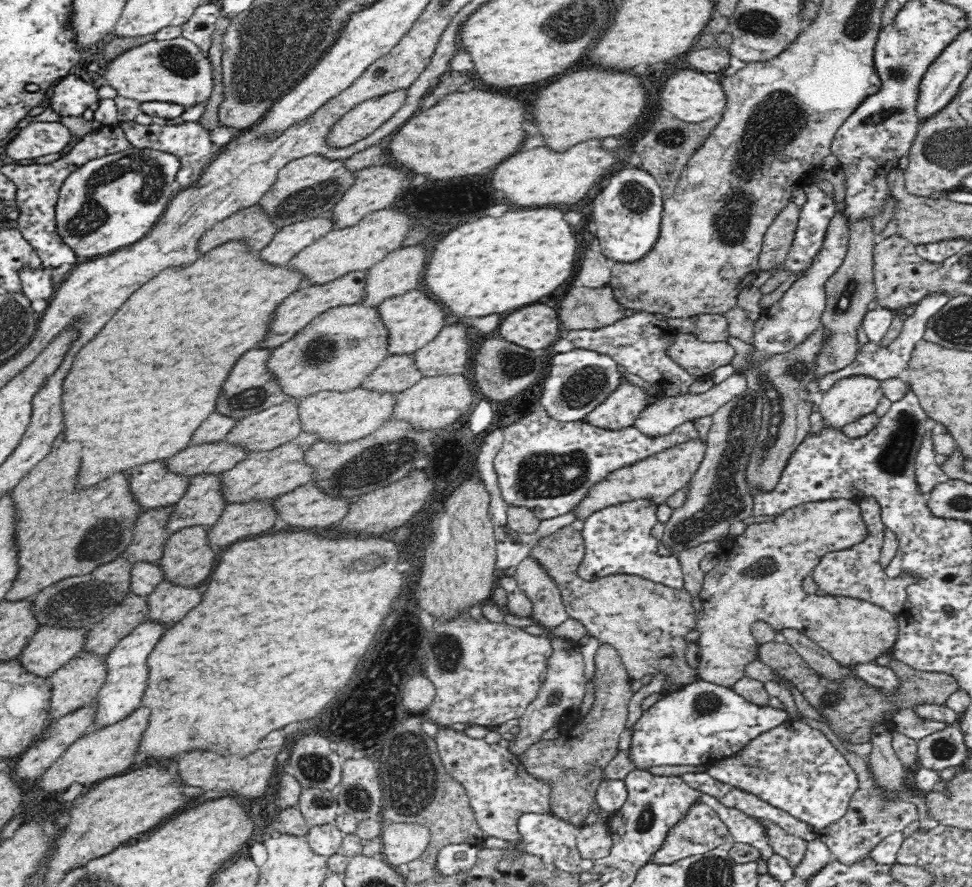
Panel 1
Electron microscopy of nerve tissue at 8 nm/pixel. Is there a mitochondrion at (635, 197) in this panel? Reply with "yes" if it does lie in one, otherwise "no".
yes

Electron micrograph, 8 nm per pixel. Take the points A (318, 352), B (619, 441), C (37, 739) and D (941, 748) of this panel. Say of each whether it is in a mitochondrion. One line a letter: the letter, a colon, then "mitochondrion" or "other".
A: mitochondrion
B: other
C: other
D: mitochondrion

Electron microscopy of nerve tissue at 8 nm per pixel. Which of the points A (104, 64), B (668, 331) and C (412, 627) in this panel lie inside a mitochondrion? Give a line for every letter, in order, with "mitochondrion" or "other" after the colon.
A: other
B: other
C: mitochondrion

